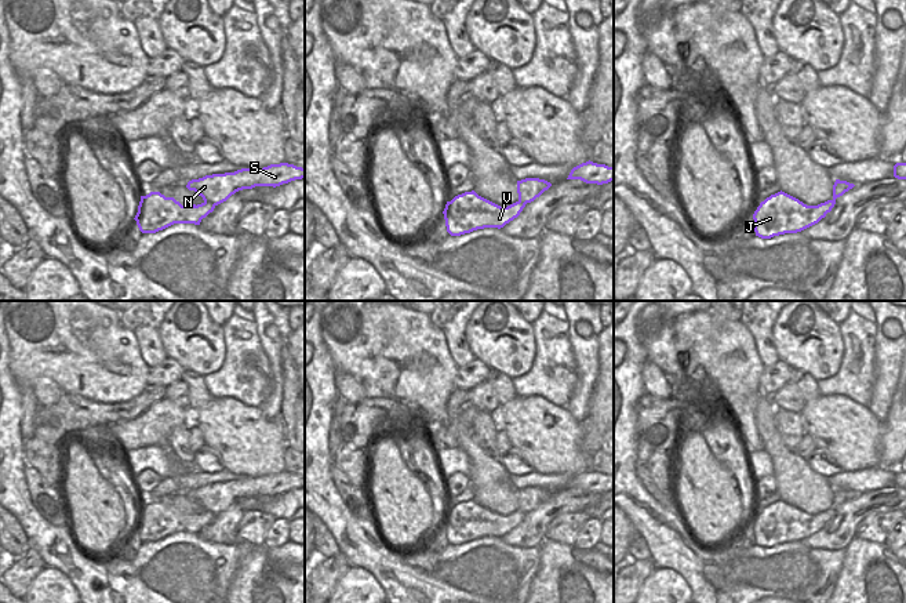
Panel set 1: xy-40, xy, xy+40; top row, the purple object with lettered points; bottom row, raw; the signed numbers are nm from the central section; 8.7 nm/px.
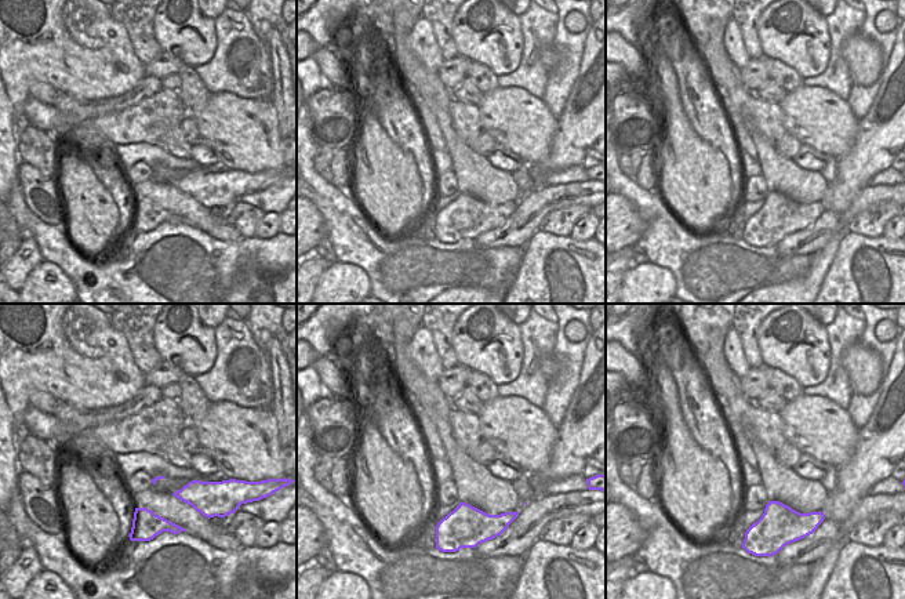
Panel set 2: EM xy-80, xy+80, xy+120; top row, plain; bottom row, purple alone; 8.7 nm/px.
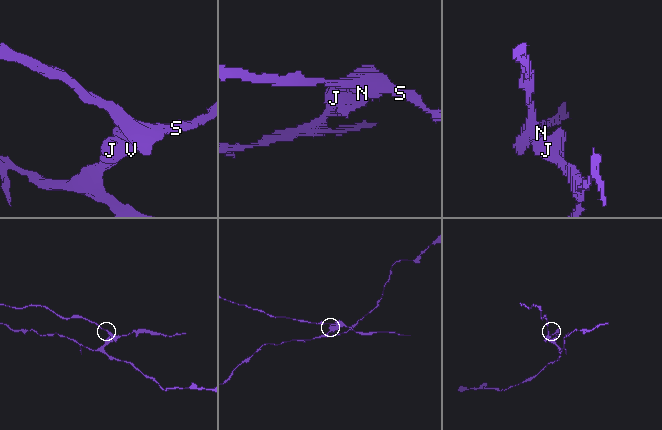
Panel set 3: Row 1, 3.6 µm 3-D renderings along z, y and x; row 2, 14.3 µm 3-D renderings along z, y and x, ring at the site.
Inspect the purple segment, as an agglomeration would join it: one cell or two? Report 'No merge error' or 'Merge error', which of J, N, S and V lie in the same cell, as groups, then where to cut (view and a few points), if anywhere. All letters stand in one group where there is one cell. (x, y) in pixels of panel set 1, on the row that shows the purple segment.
Merge error. Groups: J V / N S. Split along xy-40 (204, 200), (215, 204).

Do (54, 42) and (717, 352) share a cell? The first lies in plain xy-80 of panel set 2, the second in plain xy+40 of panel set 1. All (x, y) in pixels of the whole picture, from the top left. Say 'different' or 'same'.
same

